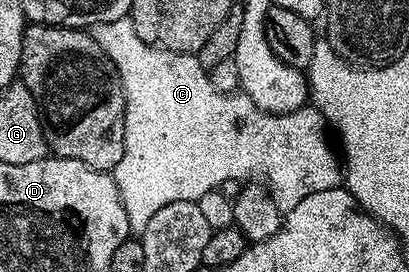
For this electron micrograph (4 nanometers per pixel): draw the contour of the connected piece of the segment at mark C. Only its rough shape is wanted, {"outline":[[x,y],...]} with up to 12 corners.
{"outline":[[128,17],[92,26],[125,92],[111,170],[130,234],[260,179],[277,208],[342,184],[319,110],[220,93]]}

